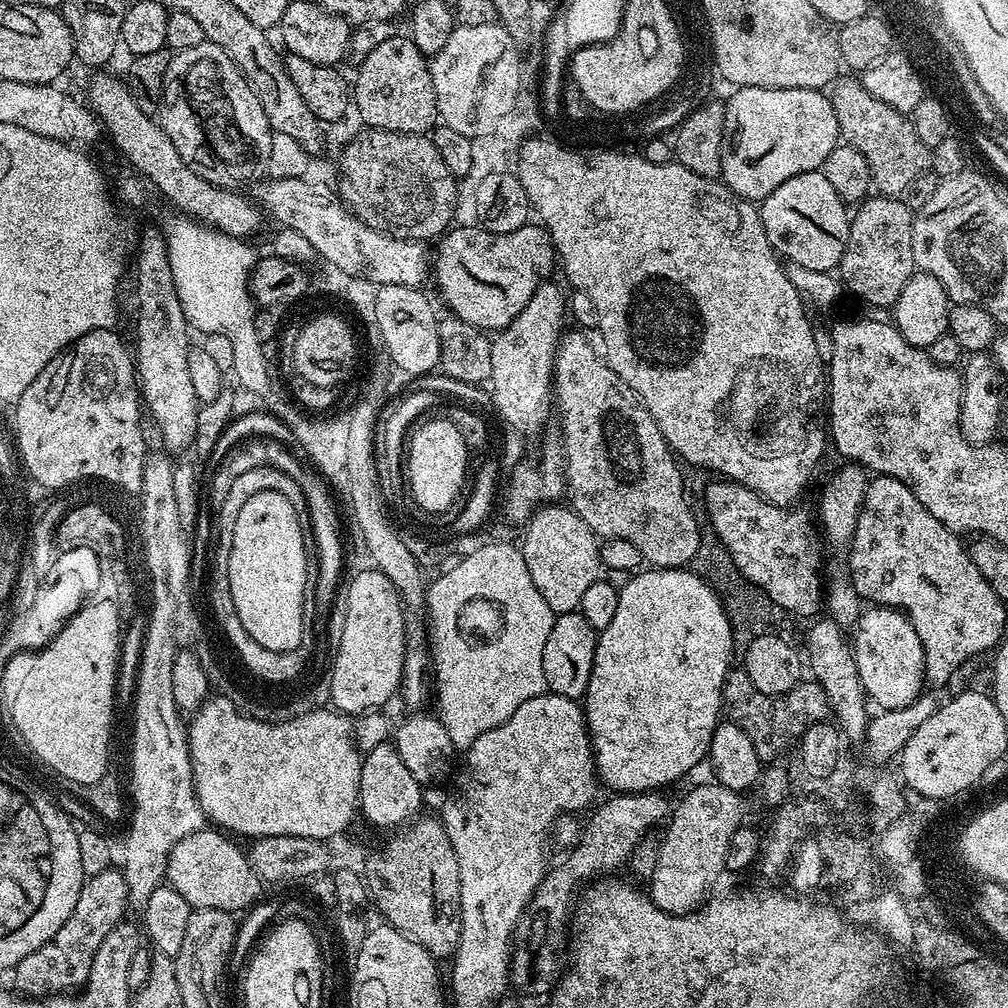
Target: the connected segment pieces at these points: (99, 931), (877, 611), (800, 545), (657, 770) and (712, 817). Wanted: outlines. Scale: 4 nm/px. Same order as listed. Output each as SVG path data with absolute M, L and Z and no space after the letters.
M111 868L87 877L72 914L62 926L58 926L50 942L38 946L38 950L26 954L26 958L16 964L15 991L29 998L47 998L83 989L94 962L94 954L98 954L98 946L102 946L110 930L122 923L128 905L128 887L121 869Z
M885 606L869 608L854 629L854 653L861 685L867 699L873 705L881 704L881 709L906 707L926 688L922 642L903 611Z
M716 482L720 484L712 484L704 492L704 508L708 511L708 520L712 523L712 528L716 531L715 539L721 544L724 549L730 554L730 558L734 558L734 566L738 566L738 570L744 575L748 583L754 585L764 592L771 600L775 602L781 610L788 612L801 612L802 615L808 616L811 612L816 611L819 606L822 606L822 576L820 572L820 556L816 553L816 536L812 533L812 524L808 521L808 516L804 512L792 512L791 507L771 504L768 500L763 500L760 495L754 490L750 490L741 484L733 484L731 482Z
M687 567L652 568L640 570L631 577L625 588L620 589L618 611L610 626L599 629L594 650L594 666L590 670L590 682L582 697L584 720L588 724L588 736L592 740L592 759L596 761L596 773L599 781L616 794L629 792L655 792L664 790L667 784L680 780L700 759L708 756L708 747L716 725L722 720L722 703L724 682L733 667L732 636L734 629L724 611L724 602L719 592L695 572Z
M700 782L677 804L675 801L670 819L663 829L664 836L660 840L658 866L654 866L650 881L652 901L663 912L685 916L688 912L696 911L709 899L716 879L725 875L724 863L730 838L734 838L742 826L742 818L736 814L736 800L732 800L734 790L724 792L725 789L726 786L722 785L719 788L708 788L704 782Z

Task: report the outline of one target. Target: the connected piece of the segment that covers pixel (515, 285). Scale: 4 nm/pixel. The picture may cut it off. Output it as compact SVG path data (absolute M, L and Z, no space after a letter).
M536 222L506 234L488 232L479 226L456 227L449 227L434 248L436 288L451 315L495 334L530 302L534 290L547 277L544 275L557 263L552 236L547 228Z

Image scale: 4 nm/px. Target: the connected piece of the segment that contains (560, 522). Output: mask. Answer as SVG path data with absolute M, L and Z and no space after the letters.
M552 502L547 506L537 507L529 515L523 525L524 544L520 549L527 570L541 591L560 590L564 598L580 599L587 587L600 578L601 541L571 507L559 508L560 506L559 503Z

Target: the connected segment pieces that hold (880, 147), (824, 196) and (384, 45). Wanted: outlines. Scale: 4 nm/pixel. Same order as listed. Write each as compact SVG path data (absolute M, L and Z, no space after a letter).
M841 79L830 92L834 114L838 118L840 140L854 146L854 150L858 150L862 158L866 158L870 166L872 184L879 195L903 197L903 192L923 174L924 168L926 172L929 167L928 145L916 137L911 119L905 113L899 112L885 100L871 96L859 79L843 80Z
M823 171L803 172L778 186L759 205L760 221L766 230L766 238L775 250L788 264L806 266L806 270L832 272L839 265L848 241L848 225L850 223L850 208L844 199L836 193L834 186L826 182Z
M407 35L388 36L364 56L354 80L354 112L372 130L405 132L411 136L427 133L437 123L434 85L428 69L429 57L414 46Z

